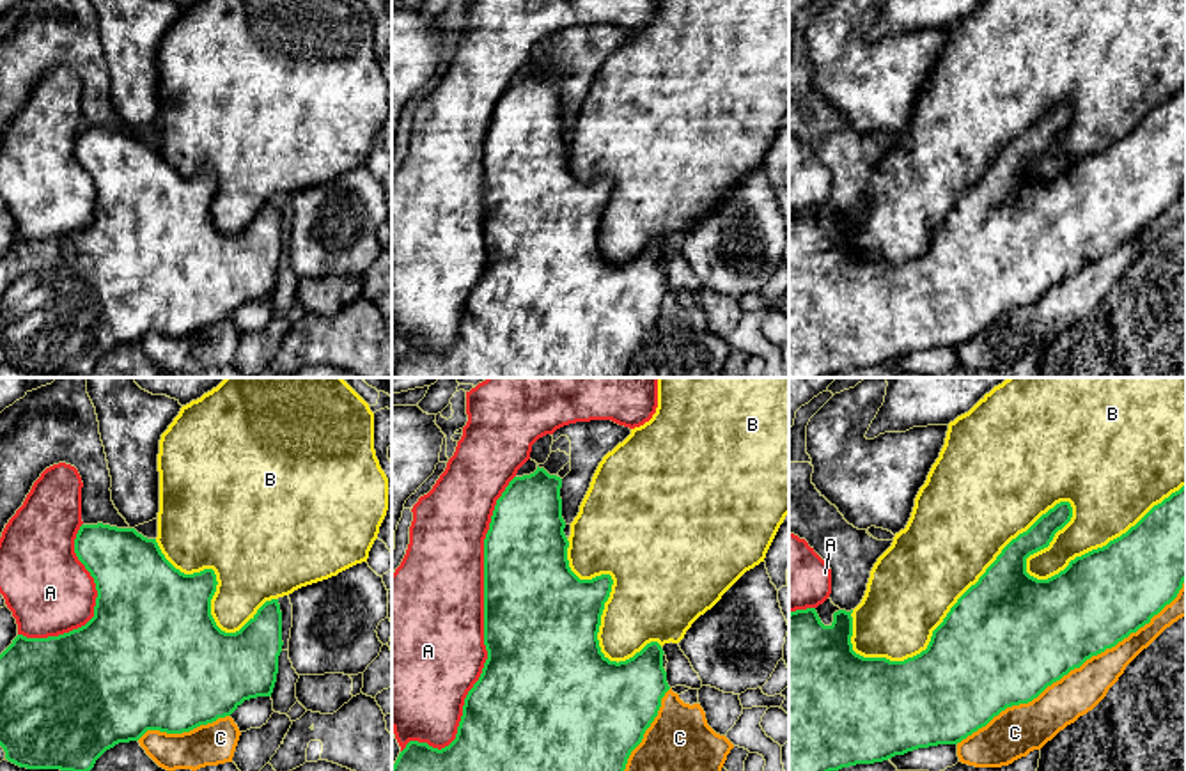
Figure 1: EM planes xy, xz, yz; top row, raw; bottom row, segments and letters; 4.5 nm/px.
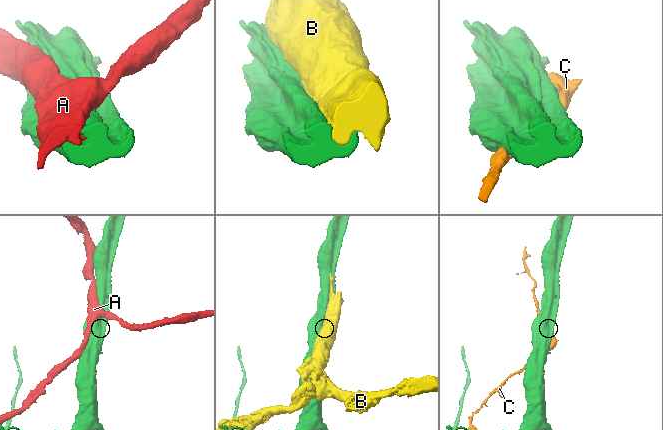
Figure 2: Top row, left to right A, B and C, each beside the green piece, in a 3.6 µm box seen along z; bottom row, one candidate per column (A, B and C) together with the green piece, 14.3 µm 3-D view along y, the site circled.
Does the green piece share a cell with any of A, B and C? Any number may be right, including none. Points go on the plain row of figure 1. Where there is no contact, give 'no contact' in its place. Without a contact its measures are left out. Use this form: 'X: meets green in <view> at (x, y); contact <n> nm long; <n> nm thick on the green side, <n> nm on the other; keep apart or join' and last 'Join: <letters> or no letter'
A: meets green in xz at (484, 238); contact 1350 nm long; 500 nm thick on the green side, 500 nm on the other; keep apart
B: meets green in yz at (1066, 105); contact 1700 nm long; 120 nm thick on the green side, 500 nm on the other; keep apart
C: meets green in yz at (1075, 270); contact 1300 nm long; 480 nm thick on the green side, 200 nm on the other; keep apart
Join: no letter

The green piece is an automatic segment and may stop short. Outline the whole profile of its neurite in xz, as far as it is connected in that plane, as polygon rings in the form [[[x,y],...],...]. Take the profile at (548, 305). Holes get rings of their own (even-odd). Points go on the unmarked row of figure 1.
[[[539,71],[523,80],[514,80],[502,99],[496,103],[489,133],[484,142],[484,248],[488,262],[482,276],[468,294],[463,308],[463,319],[456,342],[438,353],[427,346],[410,344],[392,369],[392,378],[622,378],[631,354],[642,346],[645,333],[651,330],[661,310],[661,301],[670,292],[663,271],[663,252],[658,245],[647,246],[640,255],[626,264],[610,264],[599,250],[597,236],[605,206],[610,200],[613,183],[601,177],[592,183],[580,183],[569,170],[569,144],[564,136],[560,101],[562,82]]]

